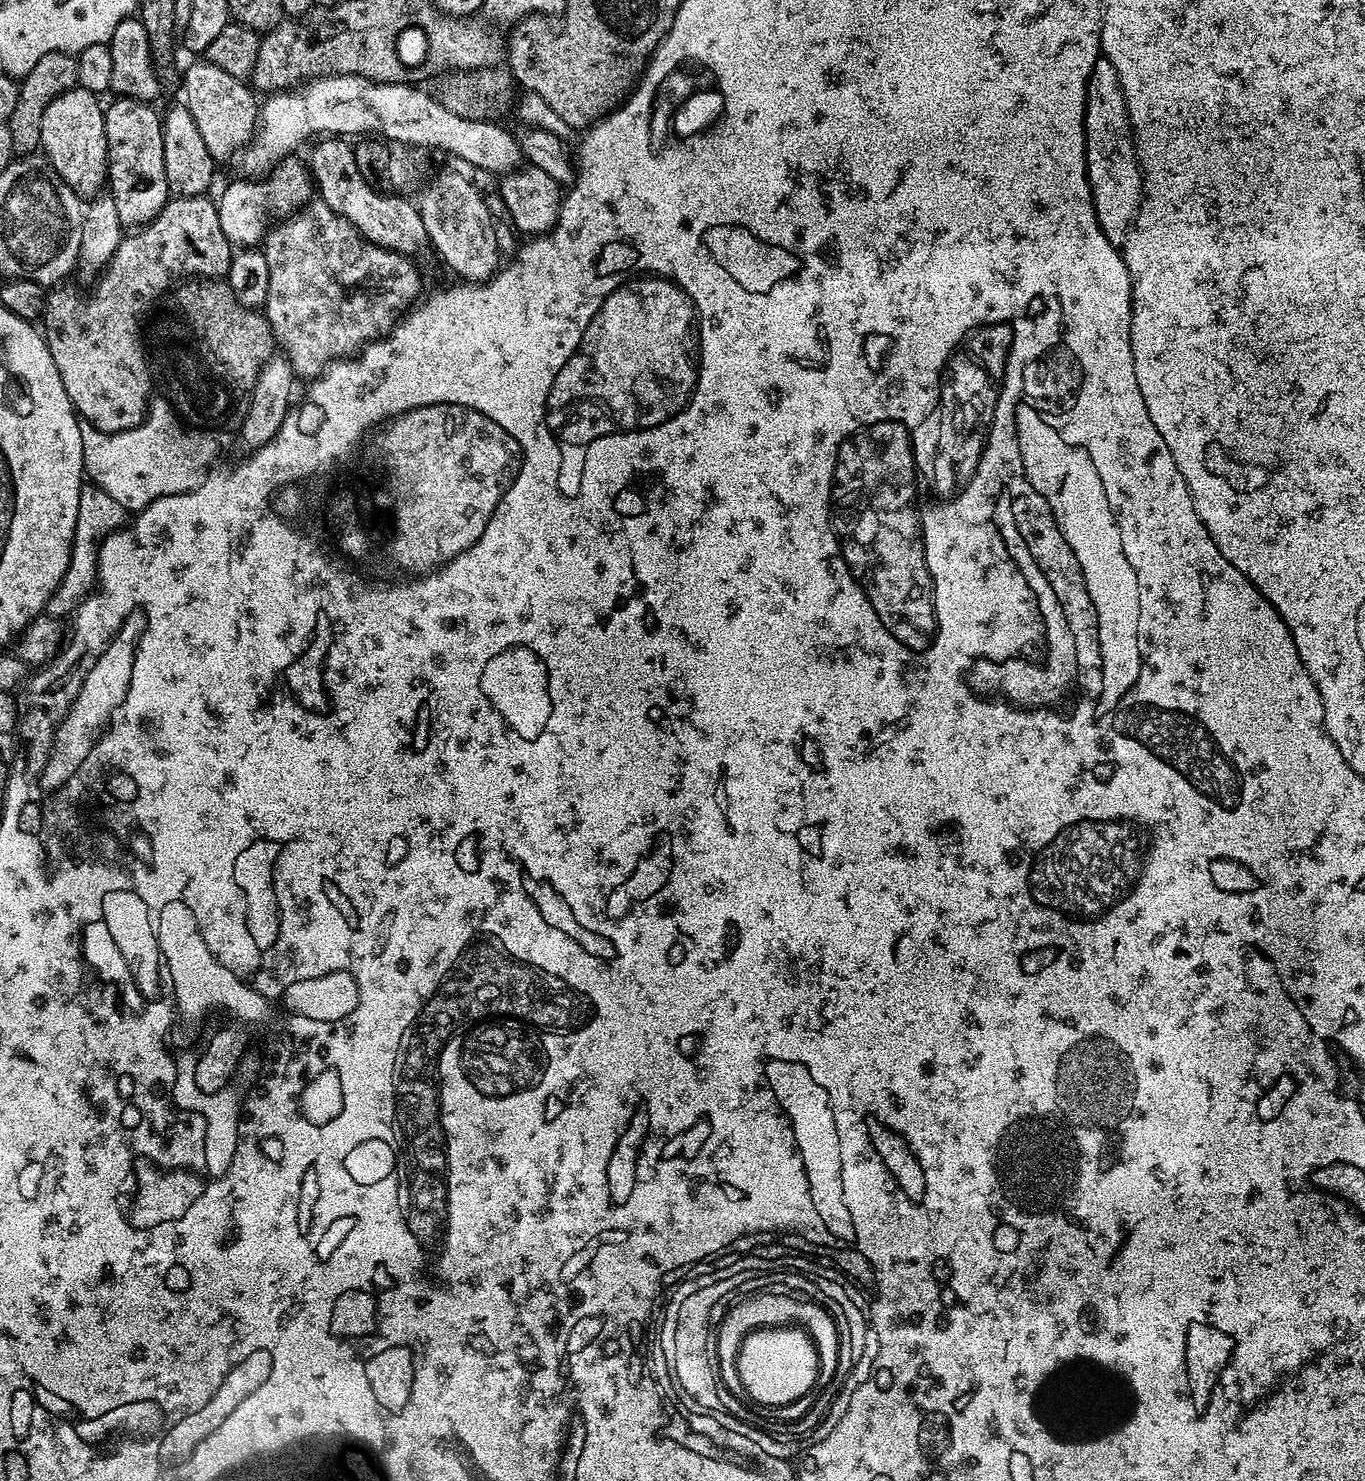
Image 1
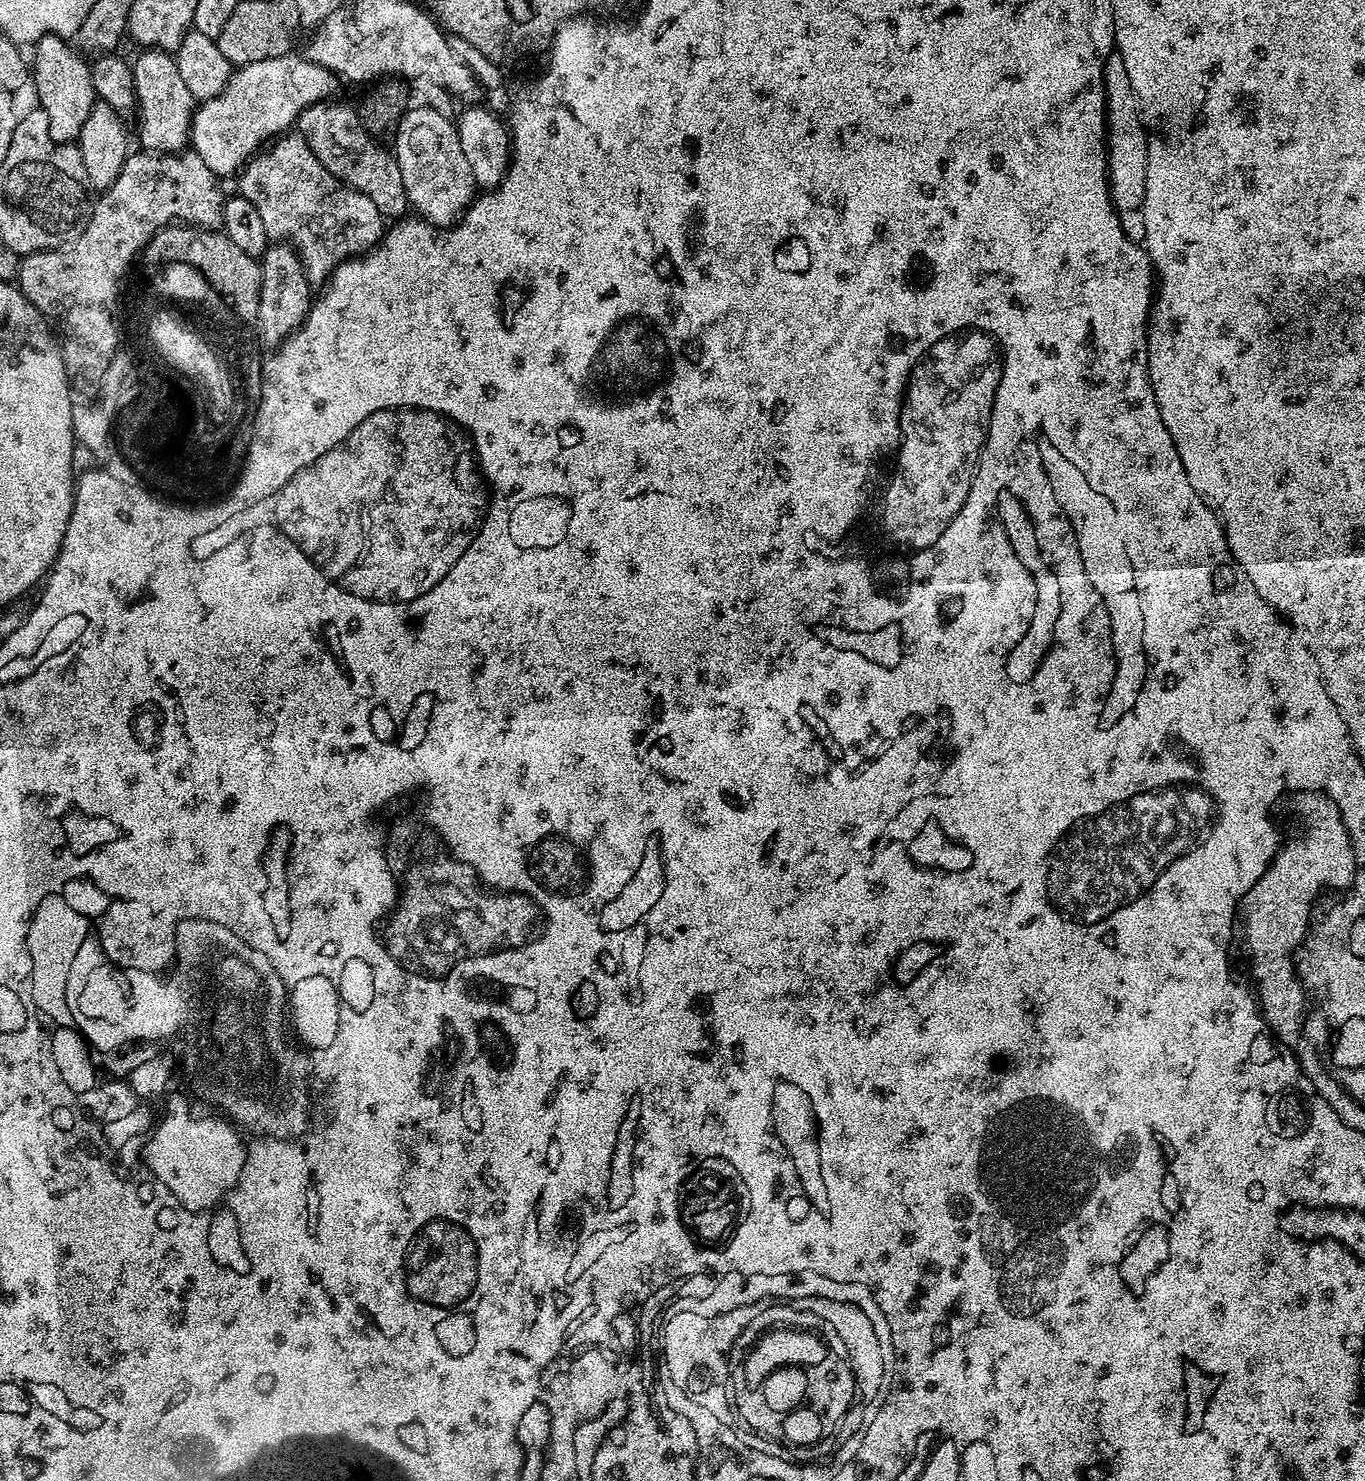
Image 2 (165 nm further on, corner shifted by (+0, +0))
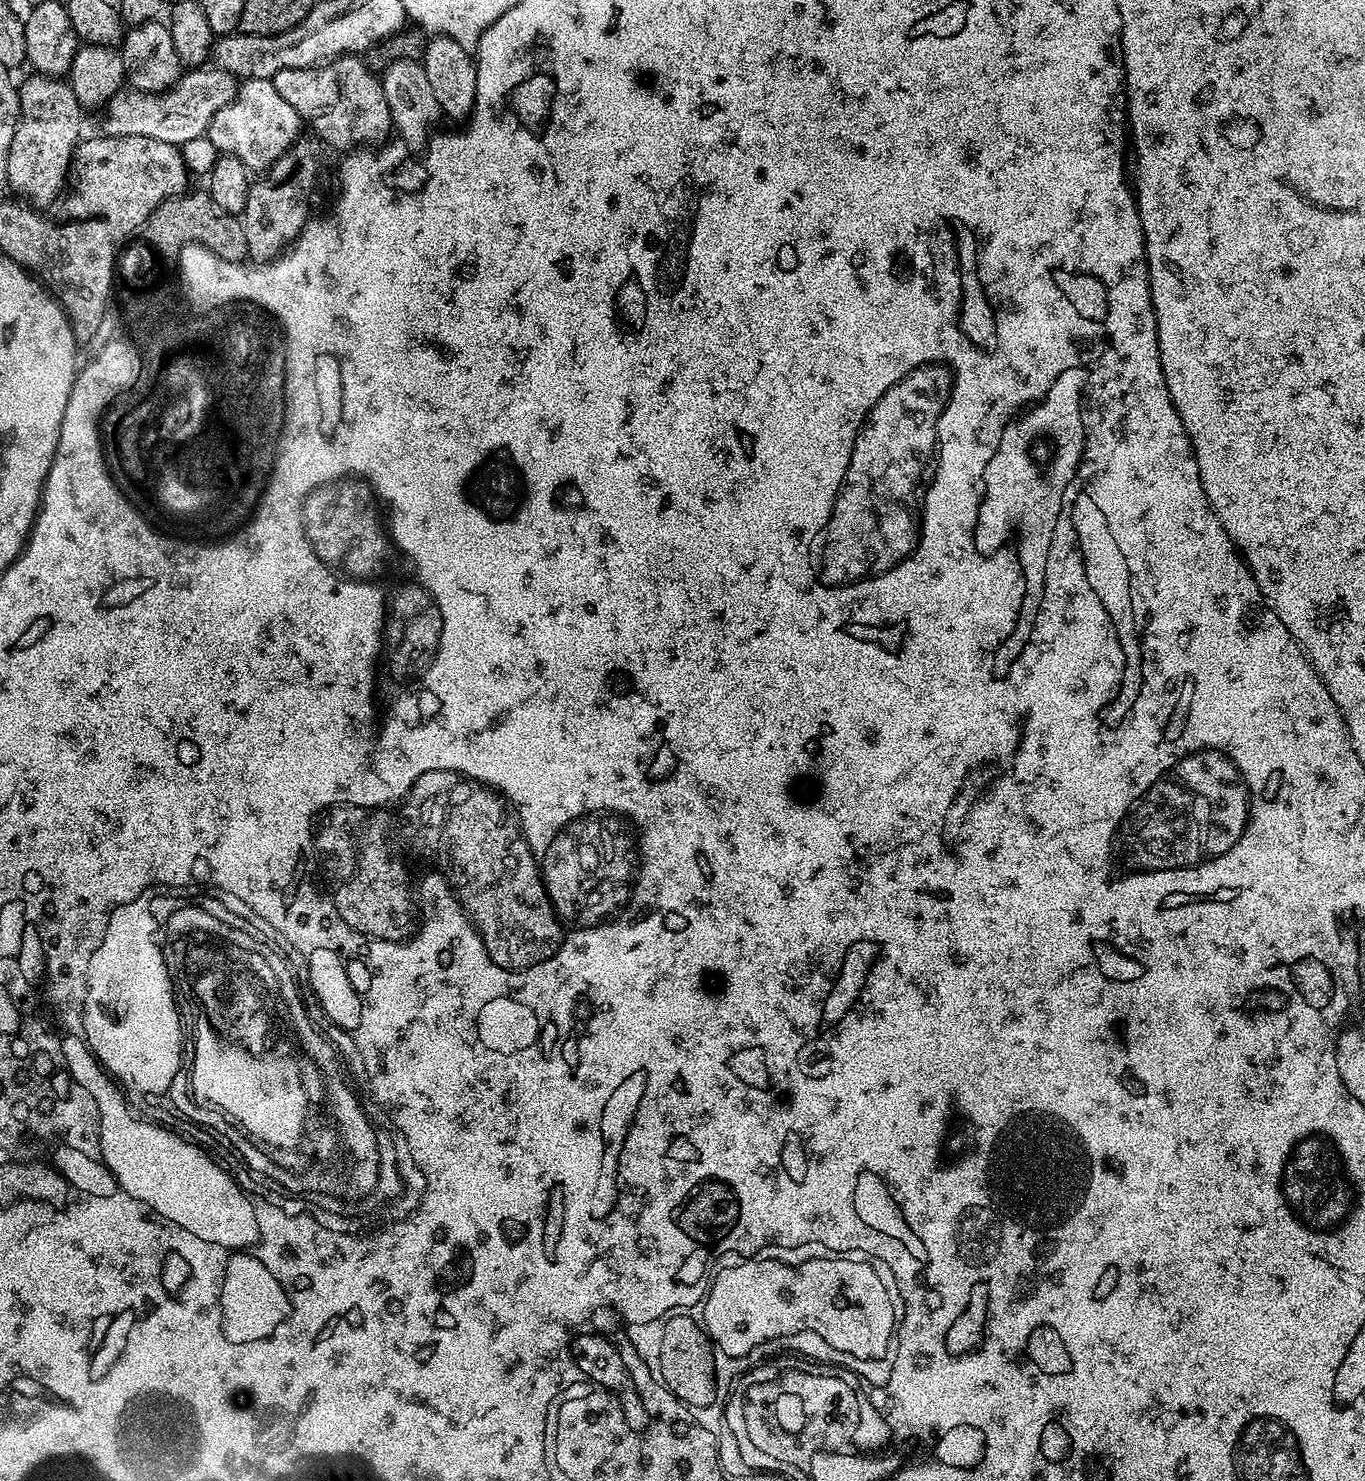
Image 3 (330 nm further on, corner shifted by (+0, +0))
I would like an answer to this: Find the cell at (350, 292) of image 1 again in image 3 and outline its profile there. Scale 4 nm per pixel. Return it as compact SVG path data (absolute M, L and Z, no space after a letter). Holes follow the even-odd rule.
M246 80L237 87L236 97L214 114L206 140L217 148L217 153L238 158L253 173L260 174L296 143L302 132L300 127L299 114L282 94L278 94L278 90L274 90L271 80Z

